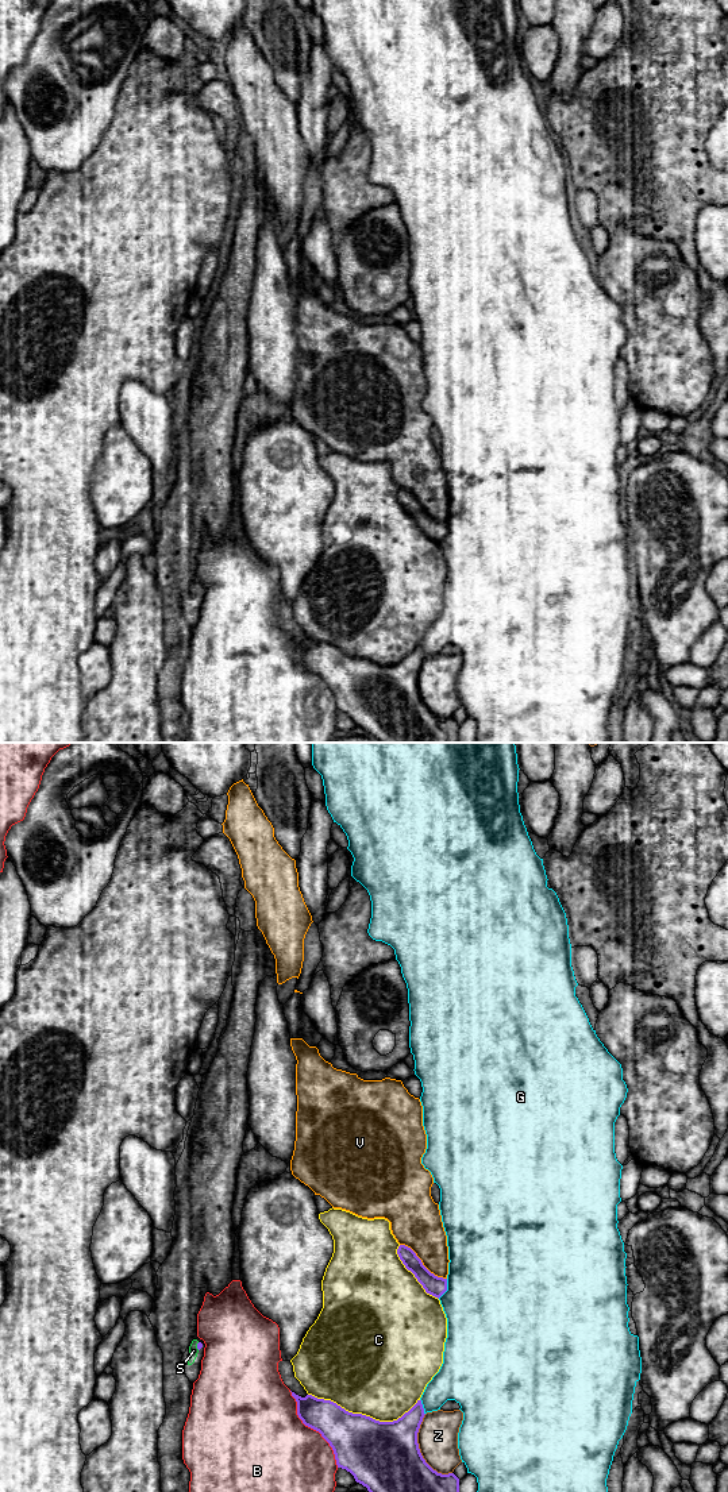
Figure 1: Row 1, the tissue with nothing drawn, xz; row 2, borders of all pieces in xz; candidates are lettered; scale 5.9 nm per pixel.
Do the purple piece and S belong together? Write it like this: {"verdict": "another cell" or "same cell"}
{"verdict": "same cell"}

